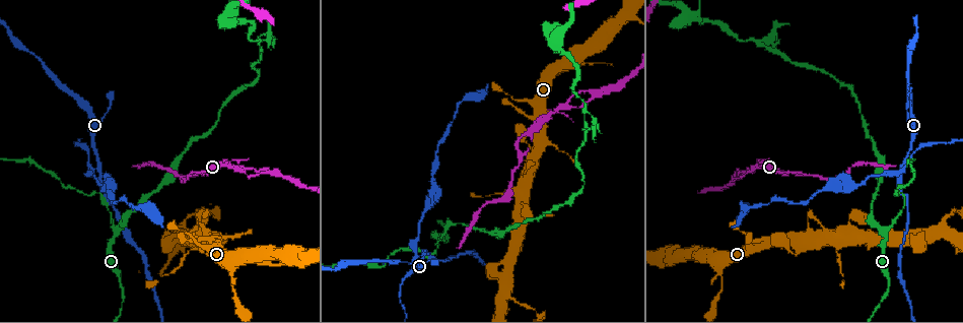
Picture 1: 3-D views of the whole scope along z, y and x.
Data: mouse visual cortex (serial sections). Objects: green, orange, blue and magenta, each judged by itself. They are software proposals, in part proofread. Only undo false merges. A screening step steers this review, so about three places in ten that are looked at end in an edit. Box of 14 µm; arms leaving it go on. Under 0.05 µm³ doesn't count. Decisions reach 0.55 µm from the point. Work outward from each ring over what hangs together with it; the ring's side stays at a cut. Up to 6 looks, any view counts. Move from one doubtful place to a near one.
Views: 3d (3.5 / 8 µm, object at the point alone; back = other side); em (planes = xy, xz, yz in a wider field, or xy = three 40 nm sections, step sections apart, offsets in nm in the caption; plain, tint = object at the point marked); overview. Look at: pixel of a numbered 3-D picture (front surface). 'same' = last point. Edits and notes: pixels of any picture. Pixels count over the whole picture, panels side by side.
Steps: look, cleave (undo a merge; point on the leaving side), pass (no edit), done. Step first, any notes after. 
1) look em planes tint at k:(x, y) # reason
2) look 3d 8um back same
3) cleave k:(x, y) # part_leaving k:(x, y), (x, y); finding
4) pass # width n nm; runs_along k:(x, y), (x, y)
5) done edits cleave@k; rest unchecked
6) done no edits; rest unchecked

look 3d 3.5um at 1:(787, 170) # thin neck

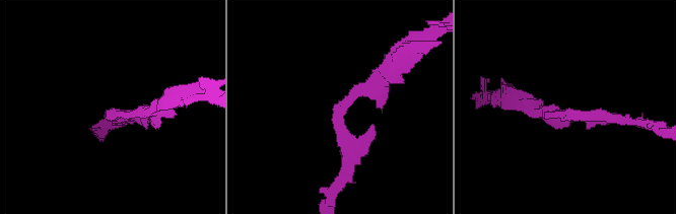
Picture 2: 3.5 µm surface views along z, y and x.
look em xy step 2 tint at 2:(560, 112) # arm_widths 150, 200 nm; need the tissue

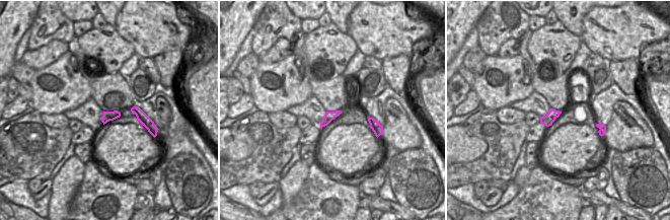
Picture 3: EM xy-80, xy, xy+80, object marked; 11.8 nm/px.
pass # runs_along 2:(393, 63), (337, 112), (346, 163); all the same cell

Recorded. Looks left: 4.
look 3d 3.5um back at 1:(884, 237) # three arms meet

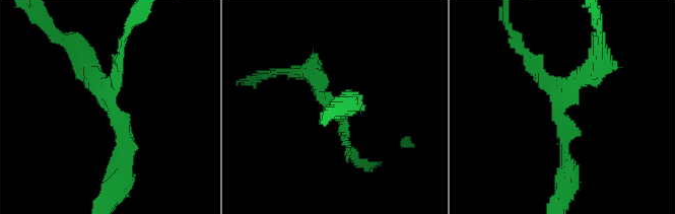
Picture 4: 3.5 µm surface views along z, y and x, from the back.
look em planes tint at 4:(112, 105) # arms 3; arm_widths 150, 200, 200 nm

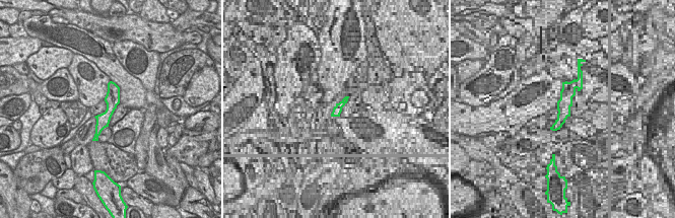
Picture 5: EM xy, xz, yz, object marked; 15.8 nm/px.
pass # runs_along 4:(124, 169), (124, 126), (83, 61); one cell here

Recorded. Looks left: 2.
look 3d 3.5um at 1:(424, 253) # thin neck

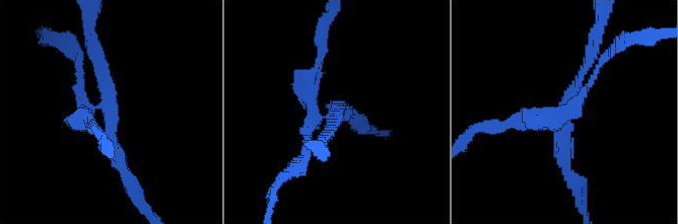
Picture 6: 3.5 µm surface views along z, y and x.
look em xy step 3 tint at 6:(106, 102) # arms 4; arm_widths 150, 200, 250, 250 nm

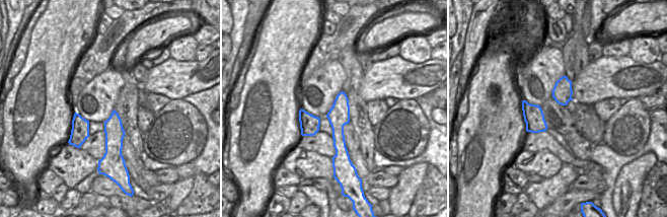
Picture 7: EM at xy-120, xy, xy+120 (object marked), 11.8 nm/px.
cleave 6:(313, 83) # part_leaving 6:(321, 118), (309, 96), (321, 29); two cells meet here

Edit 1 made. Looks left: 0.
done edits cleave@6; rest unchecked

